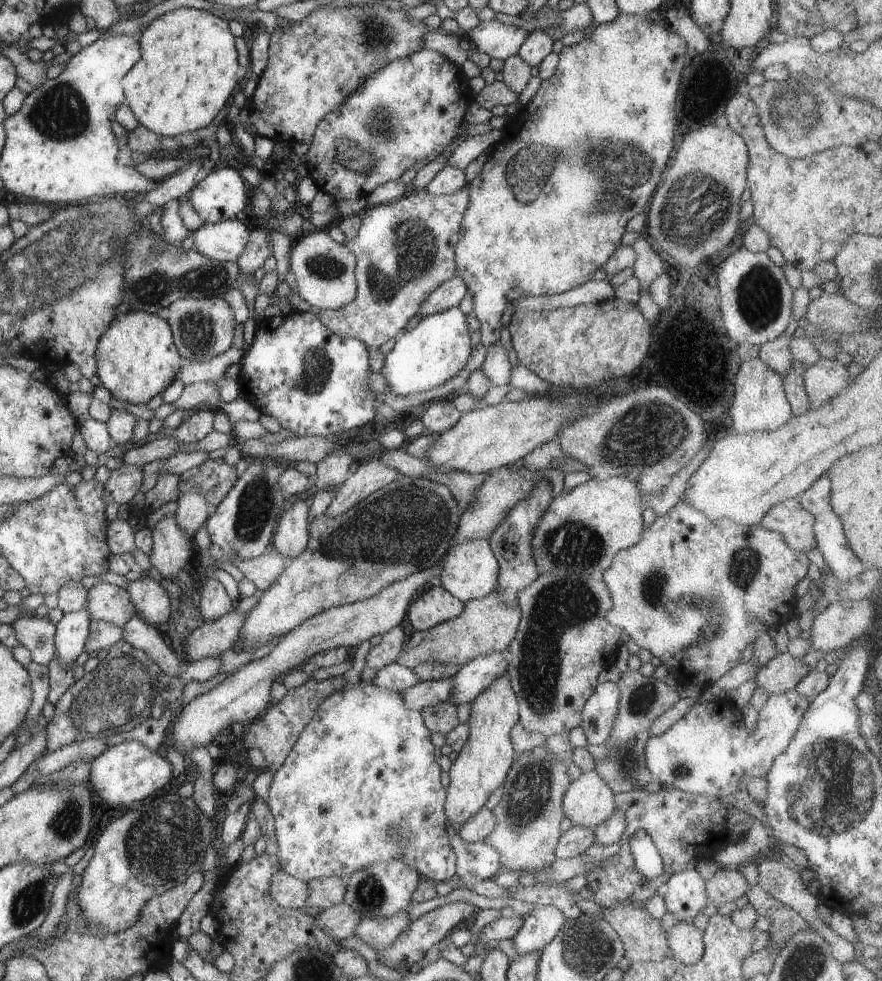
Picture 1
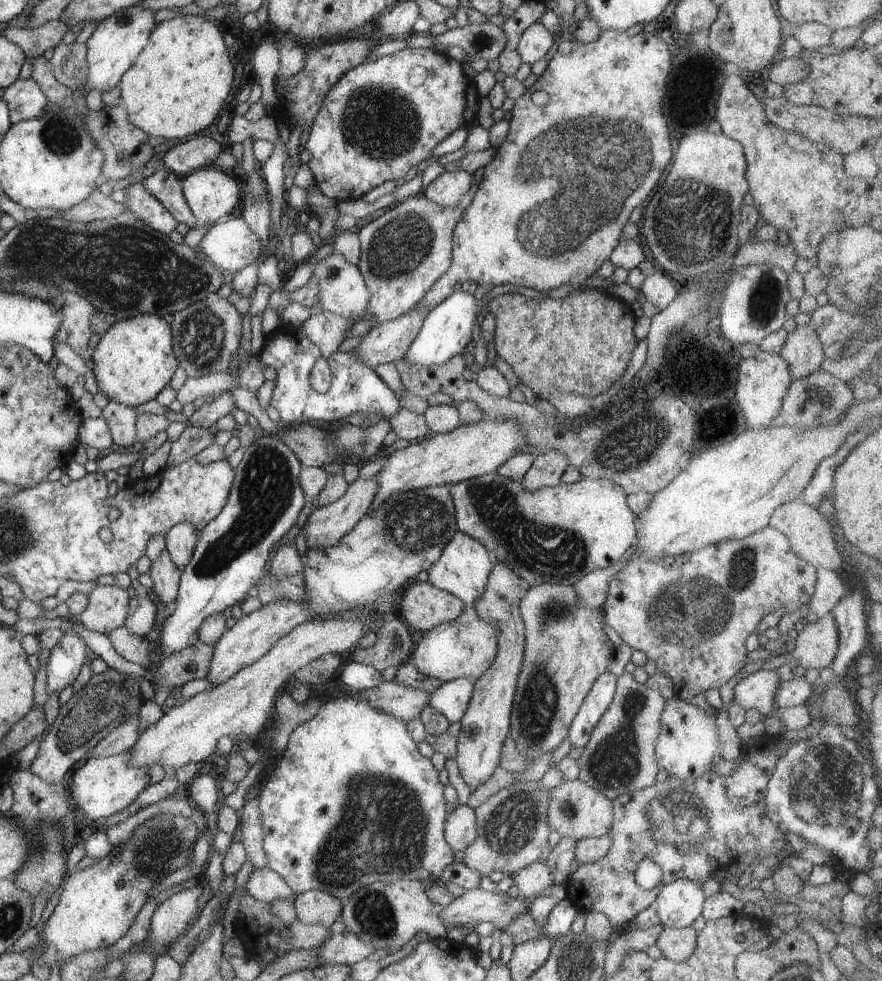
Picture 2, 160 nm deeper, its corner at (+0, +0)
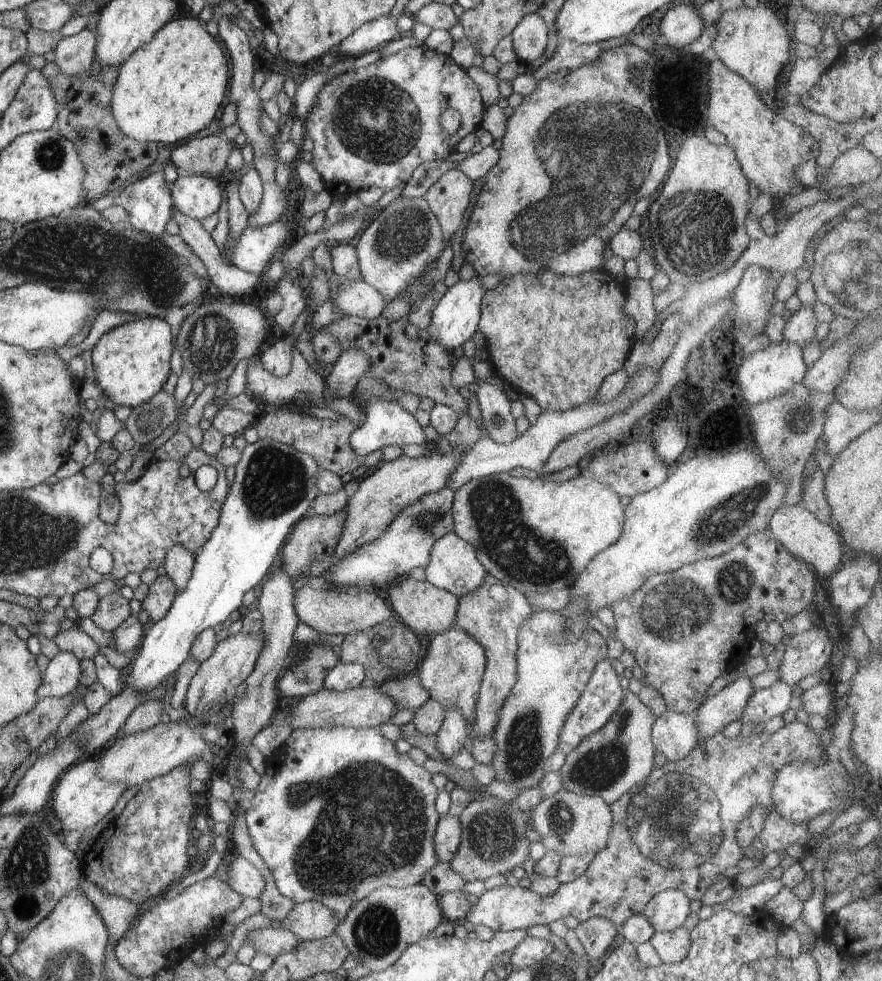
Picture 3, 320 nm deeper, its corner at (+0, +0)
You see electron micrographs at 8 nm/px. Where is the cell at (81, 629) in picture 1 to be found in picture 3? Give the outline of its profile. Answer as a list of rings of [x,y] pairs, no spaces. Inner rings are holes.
[[[60,651],[50,660],[46,668],[38,696],[42,698],[66,696],[79,686],[79,682],[80,661],[72,653]]]

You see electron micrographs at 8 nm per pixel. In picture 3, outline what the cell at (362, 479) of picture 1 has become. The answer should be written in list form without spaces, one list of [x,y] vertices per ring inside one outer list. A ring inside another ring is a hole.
[[[347,508],[338,514],[330,517],[308,514],[305,518],[300,519],[287,536],[286,542],[282,549],[282,570],[296,581],[296,576],[321,576],[334,563],[334,547],[340,538],[345,523]]]

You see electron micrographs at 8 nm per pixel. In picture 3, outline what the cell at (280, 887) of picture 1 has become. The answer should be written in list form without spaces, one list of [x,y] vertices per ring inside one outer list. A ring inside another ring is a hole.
[[[241,855],[229,863],[226,879],[228,886],[243,897],[259,898],[265,886],[262,873]]]

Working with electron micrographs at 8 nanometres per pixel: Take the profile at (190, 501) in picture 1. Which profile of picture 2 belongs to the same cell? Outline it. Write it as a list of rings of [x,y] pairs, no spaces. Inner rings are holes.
[[[188,522],[178,523],[167,532],[165,538],[166,550],[172,557],[173,563],[183,571],[190,562],[192,551],[198,542],[194,527]]]

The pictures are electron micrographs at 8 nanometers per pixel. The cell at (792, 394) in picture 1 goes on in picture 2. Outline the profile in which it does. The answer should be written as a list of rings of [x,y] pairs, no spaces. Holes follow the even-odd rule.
[[[810,323],[797,325],[789,332],[779,353],[787,360],[793,380],[820,369],[825,358],[823,346]]]

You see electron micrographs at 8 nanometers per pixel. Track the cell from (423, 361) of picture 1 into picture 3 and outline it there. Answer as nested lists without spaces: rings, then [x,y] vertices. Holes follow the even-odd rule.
[[[478,277],[468,280],[459,279],[453,286],[446,289],[446,292],[439,298],[431,314],[431,323],[427,328],[428,338],[434,339],[444,350],[453,350],[463,345],[479,327],[481,317],[481,306],[484,293],[484,286]]]

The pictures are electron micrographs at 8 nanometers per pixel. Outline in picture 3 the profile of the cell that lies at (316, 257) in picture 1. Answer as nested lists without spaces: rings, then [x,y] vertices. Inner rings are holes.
[[[364,280],[339,284],[337,304],[343,316],[354,315],[371,321],[381,316],[389,301]]]

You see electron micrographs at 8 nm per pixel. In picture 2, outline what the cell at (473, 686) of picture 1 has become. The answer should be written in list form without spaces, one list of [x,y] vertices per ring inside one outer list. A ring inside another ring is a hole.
[[[454,679],[442,683],[428,699],[427,706],[440,712],[451,724],[461,722],[468,703],[472,698],[473,682],[468,679]]]

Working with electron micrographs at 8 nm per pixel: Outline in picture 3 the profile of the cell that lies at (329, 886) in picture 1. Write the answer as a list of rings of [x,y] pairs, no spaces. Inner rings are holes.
[[[306,901],[296,904],[281,924],[300,941],[311,941],[330,936],[340,921],[332,909],[316,901]]]

